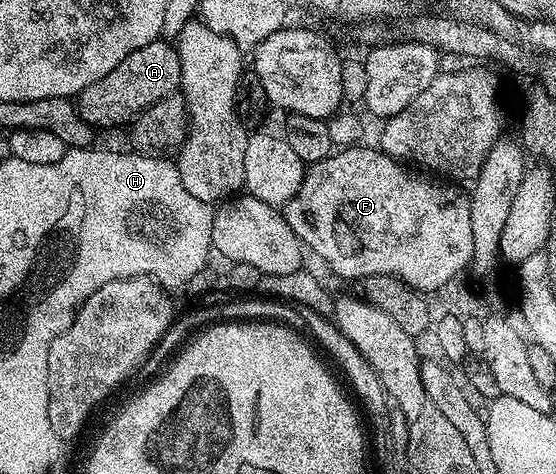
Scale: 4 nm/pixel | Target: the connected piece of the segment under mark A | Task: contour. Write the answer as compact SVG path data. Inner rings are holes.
M162 38L135 50L135 54L127 54L127 58L123 58L123 62L119 62L119 66L115 66L115 70L111 70L111 74L103 74L103 78L99 78L99 82L91 82L91 86L87 86L80 92L75 97L75 103L81 116L92 124L94 129L117 128L120 124L125 126L136 120L139 113L155 106L155 102L174 95L180 86L179 54L170 41Z

